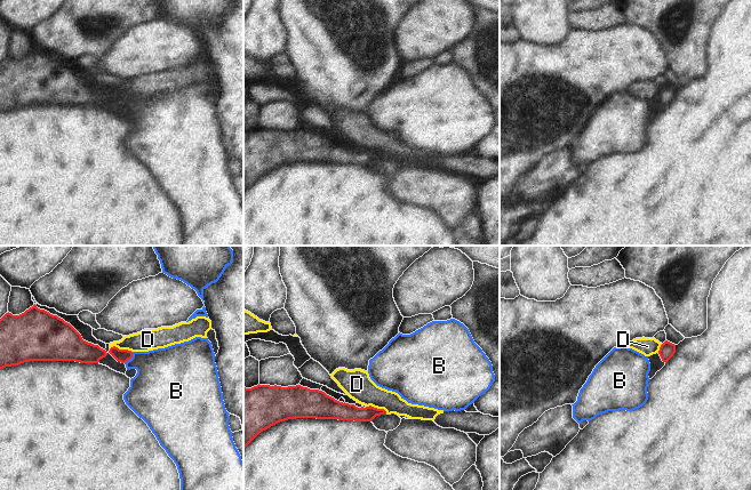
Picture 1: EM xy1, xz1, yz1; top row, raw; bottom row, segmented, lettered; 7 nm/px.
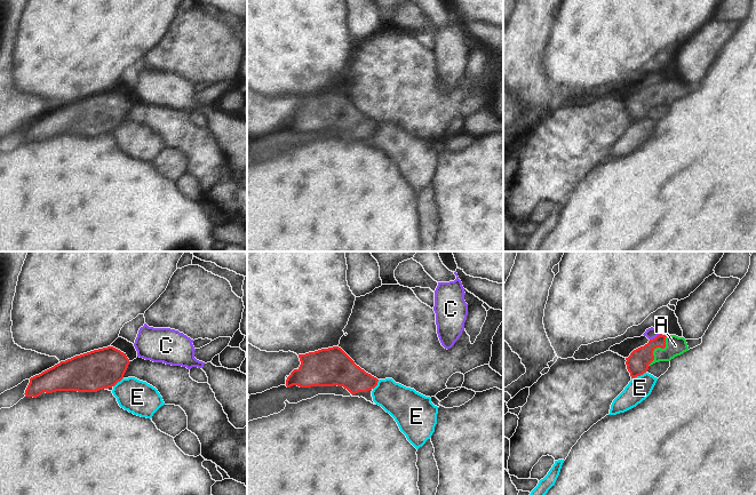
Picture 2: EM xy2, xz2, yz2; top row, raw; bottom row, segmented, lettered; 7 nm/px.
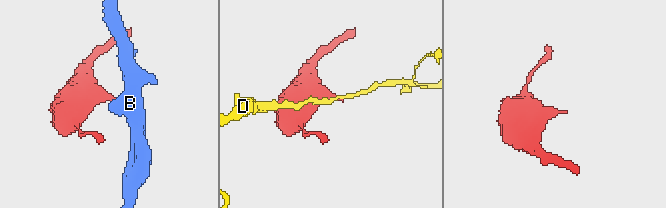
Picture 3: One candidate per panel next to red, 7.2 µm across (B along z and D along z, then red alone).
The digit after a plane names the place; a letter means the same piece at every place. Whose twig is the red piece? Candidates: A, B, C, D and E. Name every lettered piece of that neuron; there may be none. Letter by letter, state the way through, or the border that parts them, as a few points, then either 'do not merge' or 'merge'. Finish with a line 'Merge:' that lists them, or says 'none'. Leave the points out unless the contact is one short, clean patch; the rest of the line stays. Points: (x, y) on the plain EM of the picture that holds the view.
A: across yz2 (637, 108), (657, 90), (668, 92), (675, 89) | merge
B: along xy1 (133, 96), (133, 99), (125, 107) | do not merge
C: along yz2 (660, 78), (650, 84) | do not merge
D: along xy1 (110, 91), (117, 90), (132, 96) | do not merge
E: along yz2 (643, 117), (631, 122) | do not merge
Merge: A

